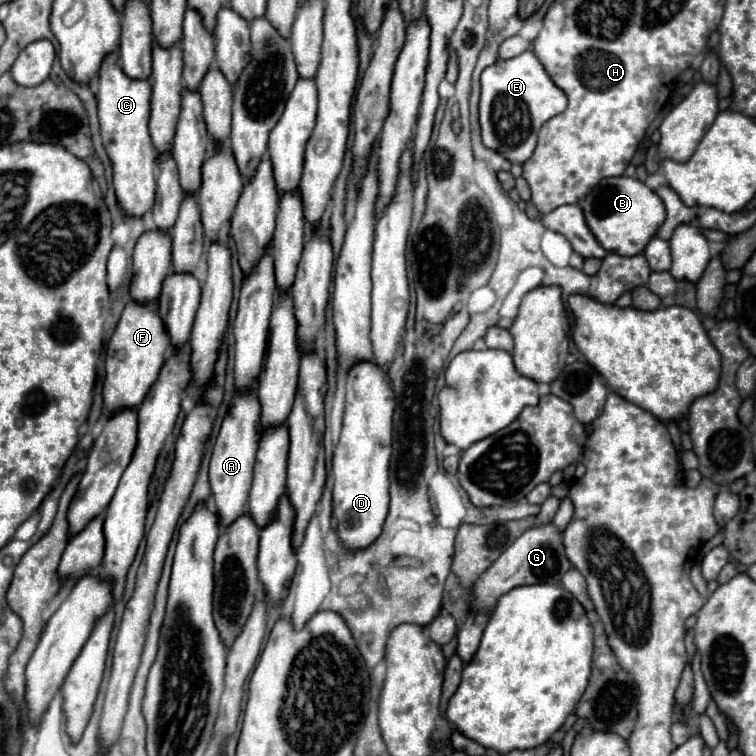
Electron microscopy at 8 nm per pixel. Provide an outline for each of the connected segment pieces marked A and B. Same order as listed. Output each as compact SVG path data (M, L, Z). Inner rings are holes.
M235 393L229 415L223 419L219 435L213 445L211 465L209 465L209 483L215 497L217 513L219 513L219 525L225 529L245 513L245 503L251 489L253 479L253 465L255 465L255 453L259 447L259 401L255 393Z
M625 175L605 177L599 181L599 185L595 185L595 189L591 189L591 193L587 193L587 197L579 203L579 207L583 209L585 221L599 245L627 257L641 253L665 221L665 207L655 191L651 191L639 179Z

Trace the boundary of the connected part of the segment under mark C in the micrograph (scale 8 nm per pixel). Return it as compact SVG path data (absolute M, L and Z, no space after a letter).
M111 53L105 57L99 73L99 121L101 121L101 139L107 151L107 157L113 167L113 185L117 203L127 217L143 217L153 209L155 203L155 157L157 151L149 137L149 101L151 101L151 83L129 79L117 65L117 55Z

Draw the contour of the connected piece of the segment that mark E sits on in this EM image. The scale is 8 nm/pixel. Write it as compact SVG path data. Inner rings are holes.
M531 51L511 59L497 59L481 73L483 143L513 163L525 163L531 157L541 125L563 113L565 107L567 95L551 81L549 73Z

